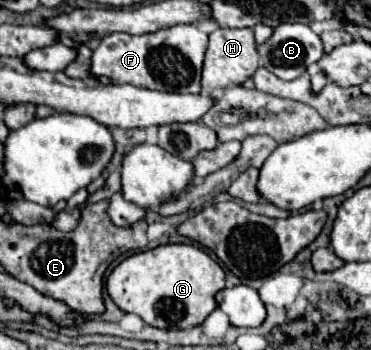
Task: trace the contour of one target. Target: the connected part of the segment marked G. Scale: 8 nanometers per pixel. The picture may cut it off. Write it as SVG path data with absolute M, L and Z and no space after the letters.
M165 244L125 258L105 284L111 300L155 328L199 326L215 308L215 294L225 288L223 268L193 244Z

